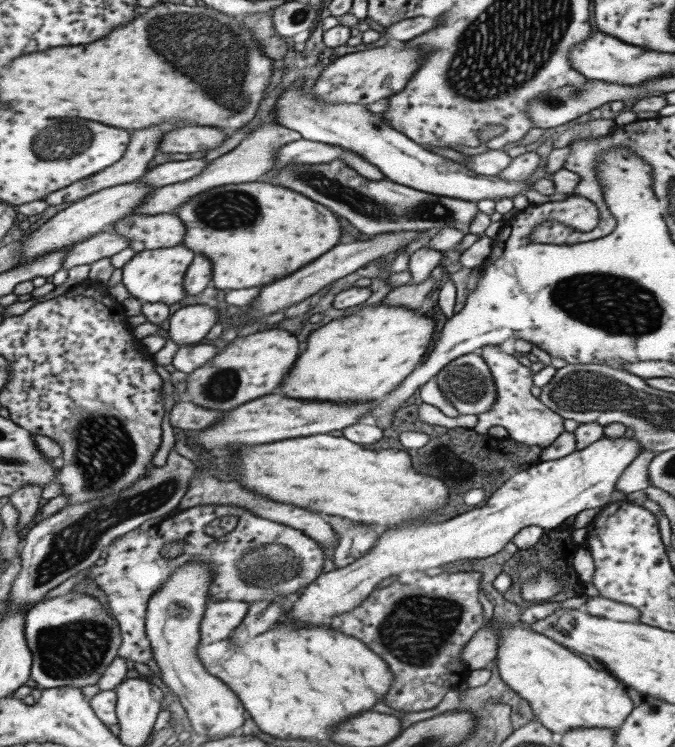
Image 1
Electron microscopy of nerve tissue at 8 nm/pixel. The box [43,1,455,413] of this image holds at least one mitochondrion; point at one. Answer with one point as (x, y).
(223, 57)

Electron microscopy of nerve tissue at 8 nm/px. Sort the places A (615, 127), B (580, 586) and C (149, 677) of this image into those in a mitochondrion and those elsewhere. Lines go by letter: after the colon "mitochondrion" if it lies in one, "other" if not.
A: other
B: other
C: other

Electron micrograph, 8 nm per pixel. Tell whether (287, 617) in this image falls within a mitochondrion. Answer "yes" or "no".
no

